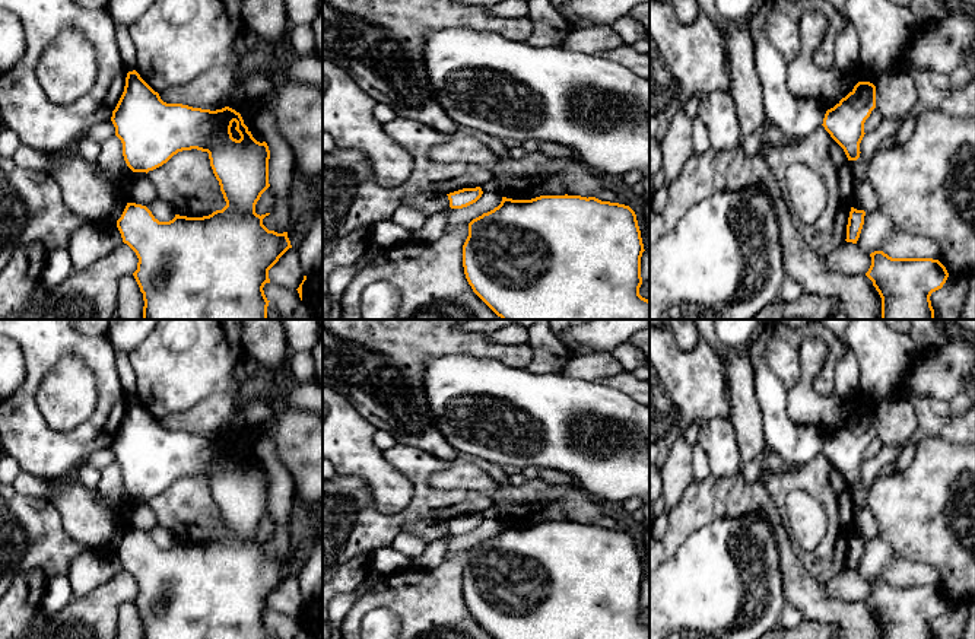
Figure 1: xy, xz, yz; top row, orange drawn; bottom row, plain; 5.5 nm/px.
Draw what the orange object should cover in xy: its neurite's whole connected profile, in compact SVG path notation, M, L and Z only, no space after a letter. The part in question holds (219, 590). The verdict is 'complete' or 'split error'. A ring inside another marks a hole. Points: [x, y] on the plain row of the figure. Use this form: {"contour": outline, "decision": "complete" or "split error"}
{"contour": "M133 397L127 400L124 419L112 438L111 448L115 462L123 470L123 483L133 499L149 499L166 490L182 477L197 476L209 480L210 493L226 528L222 537L203 544L175 541L169 549L159 549L152 538L142 531L127 530L117 554L123 569L137 582L137 597L133 600L143 620L143 639L267 639L269 626L264 611L270 610L269 597L279 585L292 575L288 559L277 560L263 551L269 543L257 541L255 531L269 511L270 477L266 468L257 468L239 439L225 433L210 438L182 430L166 430L142 404Z", "decision": "complete"}

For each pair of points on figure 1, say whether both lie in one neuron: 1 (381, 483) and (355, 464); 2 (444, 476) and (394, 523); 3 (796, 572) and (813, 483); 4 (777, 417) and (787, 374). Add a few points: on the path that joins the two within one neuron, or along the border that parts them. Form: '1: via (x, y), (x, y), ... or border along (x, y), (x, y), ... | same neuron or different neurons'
1: via (375, 477), (361, 464) | same neuron
2: border along (428, 477), (428, 482), (438, 489), (466, 490) | different neurons
3: border along (784, 530), (791, 552), (822, 585) | different neurons
4: border along (765, 358), (767, 366), (787, 391) | different neurons

